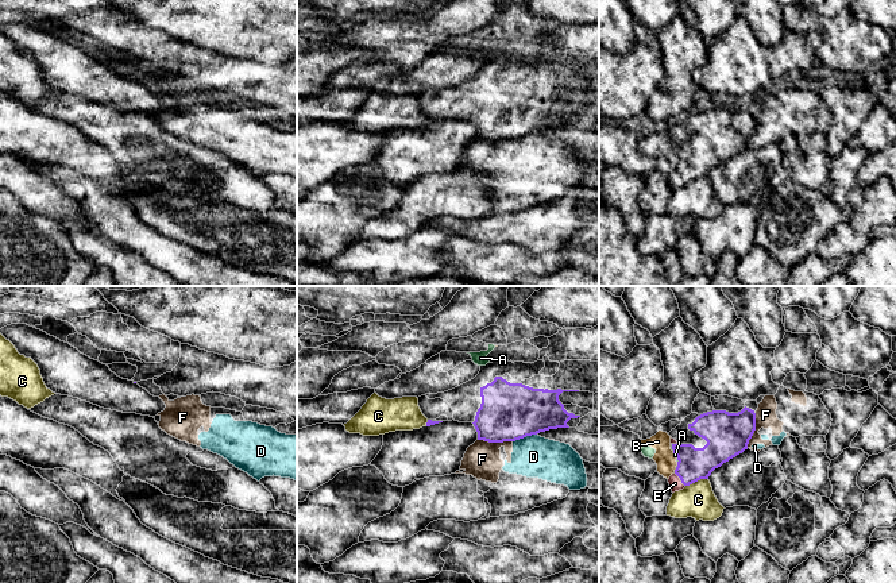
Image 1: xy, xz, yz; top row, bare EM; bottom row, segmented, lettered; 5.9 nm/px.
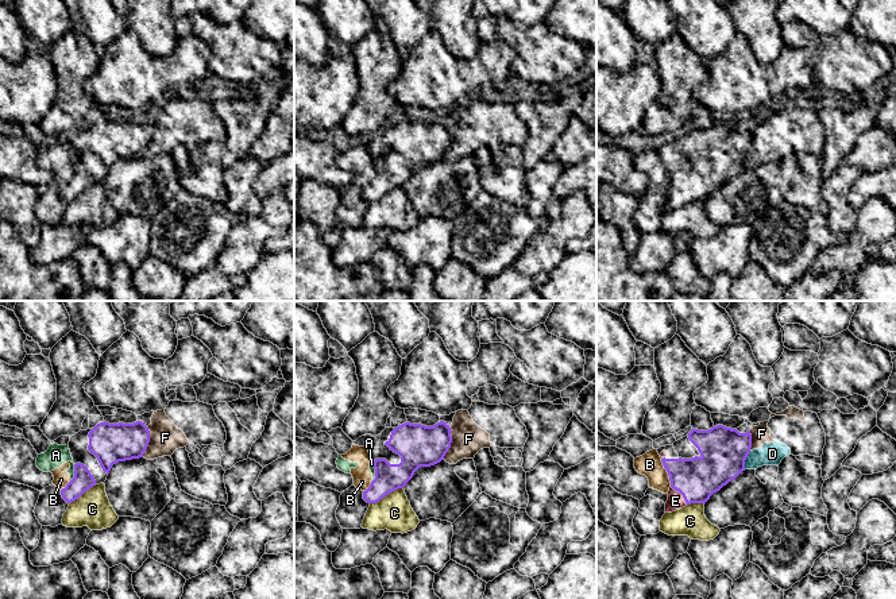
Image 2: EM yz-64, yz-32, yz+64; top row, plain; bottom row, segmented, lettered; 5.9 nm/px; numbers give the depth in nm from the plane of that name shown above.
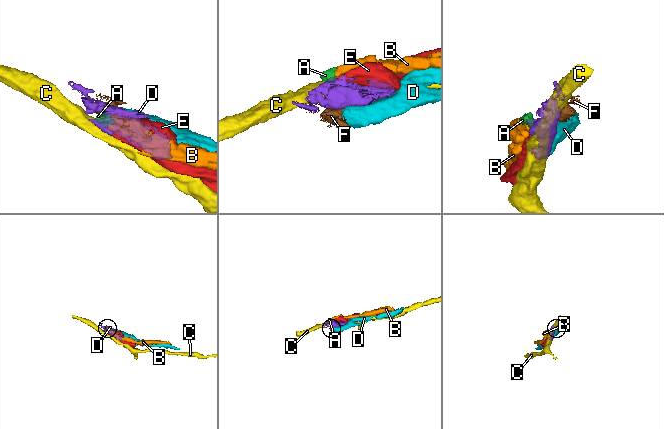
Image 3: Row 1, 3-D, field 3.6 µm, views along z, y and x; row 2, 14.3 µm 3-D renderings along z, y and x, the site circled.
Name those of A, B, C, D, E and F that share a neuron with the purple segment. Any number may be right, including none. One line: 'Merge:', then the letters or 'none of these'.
Merge: E

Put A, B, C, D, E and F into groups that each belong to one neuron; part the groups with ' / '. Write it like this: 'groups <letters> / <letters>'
groups A B / C / D F / E

